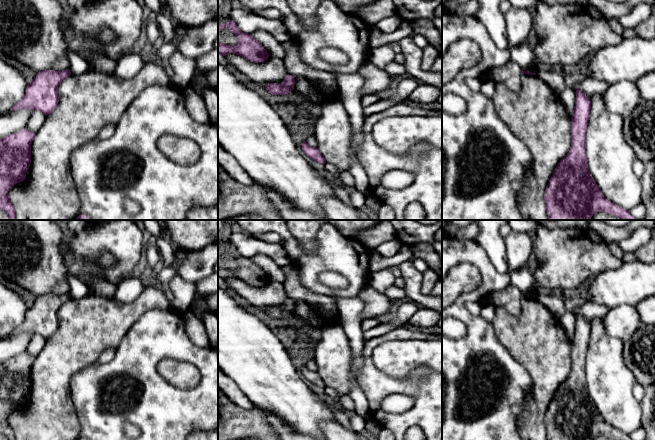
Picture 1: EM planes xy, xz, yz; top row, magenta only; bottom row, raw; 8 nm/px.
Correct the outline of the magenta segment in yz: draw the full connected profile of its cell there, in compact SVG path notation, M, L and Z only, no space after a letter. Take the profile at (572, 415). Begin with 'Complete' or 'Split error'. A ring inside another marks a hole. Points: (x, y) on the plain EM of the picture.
Complete. M576 313L574 338L571 341L571 371L560 384L545 414L548 440L593 440L603 435L613 440L631 437L606 423L588 393L586 354L591 325Z

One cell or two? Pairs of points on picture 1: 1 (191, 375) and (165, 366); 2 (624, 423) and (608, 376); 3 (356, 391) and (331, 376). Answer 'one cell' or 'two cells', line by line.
1: one cell
2: one cell
3: two cells

